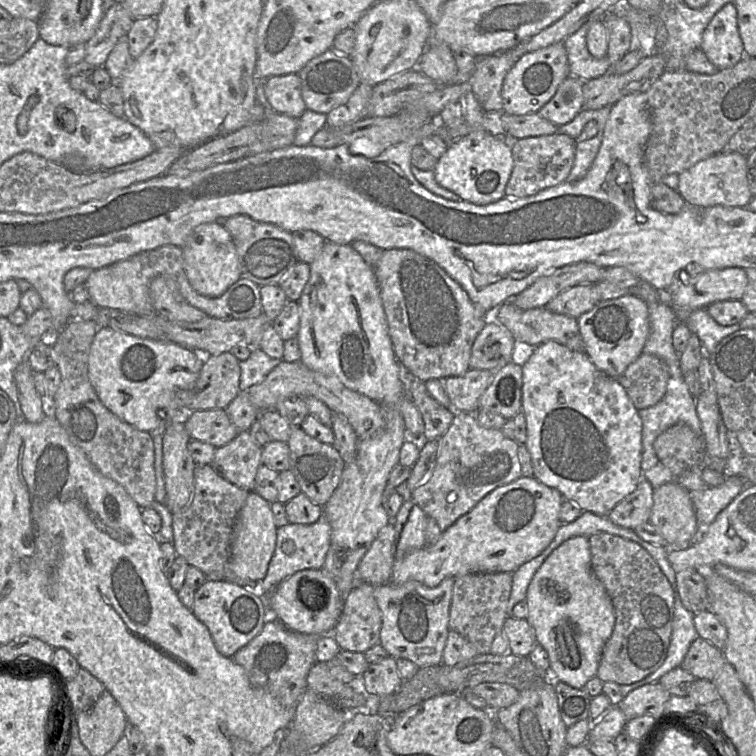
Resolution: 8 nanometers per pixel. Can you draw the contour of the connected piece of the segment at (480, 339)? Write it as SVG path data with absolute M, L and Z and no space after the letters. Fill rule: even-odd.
M486 322L472 345L469 367L496 371L512 361L514 346L514 337L505 326Z

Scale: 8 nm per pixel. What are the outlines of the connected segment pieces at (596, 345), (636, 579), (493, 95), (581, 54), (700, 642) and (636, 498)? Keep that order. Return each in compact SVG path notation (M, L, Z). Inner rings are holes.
M633 294L600 301L579 316L577 323L585 353L600 371L613 378L620 377L643 353L650 332L648 305Z
M608 532L595 533L588 539L593 572L610 596L615 613L615 625L604 645L596 676L603 683L629 685L656 671L665 660L672 634L673 590L656 561L638 543Z
M510 50L486 56L475 56L476 66L471 74L471 91L483 111L502 111L502 83L505 75L515 64Z
M591 22L583 24L563 41L570 70L569 76L583 81L605 75L612 65L607 56L601 59L594 58L587 49L586 35Z
M698 637L691 644L680 667L696 679L713 681L725 662L722 650Z
M644 477L636 489L625 496L608 513L608 518L616 525L635 530L650 519L653 506L654 488Z

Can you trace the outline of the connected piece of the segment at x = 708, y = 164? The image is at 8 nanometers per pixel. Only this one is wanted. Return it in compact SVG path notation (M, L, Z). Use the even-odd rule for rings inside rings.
M721 152L702 160L678 175L677 192L686 204L698 207L746 207L753 198L746 178L747 156Z

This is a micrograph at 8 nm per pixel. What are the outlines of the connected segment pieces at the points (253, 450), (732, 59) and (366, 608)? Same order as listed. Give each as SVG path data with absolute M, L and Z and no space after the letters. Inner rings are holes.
M248 430L224 446L215 449L210 464L223 478L235 486L253 491L255 476L261 463L262 447Z
M733 3L724 5L712 18L700 49L718 70L729 69L746 57Z
M359 581L344 599L342 613L333 630L333 636L340 649L365 652L379 642L382 614L373 594L373 585Z

